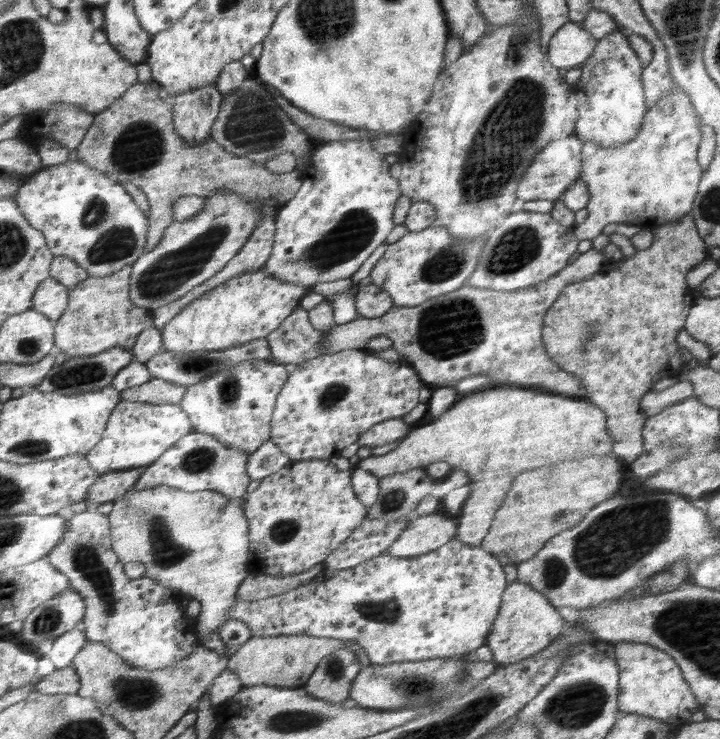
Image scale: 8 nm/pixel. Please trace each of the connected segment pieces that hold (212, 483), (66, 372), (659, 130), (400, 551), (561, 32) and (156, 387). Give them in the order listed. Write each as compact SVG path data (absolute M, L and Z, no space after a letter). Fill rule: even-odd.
M193 430L165 451L159 460L144 468L134 490L168 485L186 492L213 490L224 493L229 499L242 498L251 482L250 475L246 473L248 461L249 454L244 450L228 447L214 435Z
M112 347L100 352L99 355L72 357L60 365L51 364L48 377L37 386L37 389L42 392L60 391L67 393L68 396L94 392L114 382L118 372L132 362L134 362L134 353L124 347Z
M674 85L666 97L660 99L654 106L649 105L644 124L639 134L632 142L622 147L602 147L594 141L583 141L583 182L589 191L589 202L586 206L588 218L576 226L575 236L580 240L594 239L602 233L602 229L610 223L626 223L640 228L658 229L663 224L675 223L683 219L695 207L696 195L699 194L699 184L703 181L703 167L699 164L699 144L703 140L700 131L703 120L692 104L690 93Z
M442 510L419 516L408 524L407 530L386 553L395 557L411 557L435 551L456 538L458 526L458 515Z
M569 20L556 31L549 41L549 56L552 65L567 70L582 67L596 50L595 37L582 25Z
M152 378L146 384L123 390L120 400L151 404L180 404L185 394L187 394L187 388L184 386L168 382L168 380Z

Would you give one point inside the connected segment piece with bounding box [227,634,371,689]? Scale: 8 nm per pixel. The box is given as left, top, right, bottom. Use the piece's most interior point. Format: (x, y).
(288, 661)

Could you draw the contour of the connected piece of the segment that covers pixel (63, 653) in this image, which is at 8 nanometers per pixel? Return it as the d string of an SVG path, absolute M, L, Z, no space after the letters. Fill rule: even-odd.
M74 627L71 631L54 639L51 650L48 650L46 656L41 660L43 676L48 676L72 664L76 654L86 645L86 638L82 630L78 632Z

